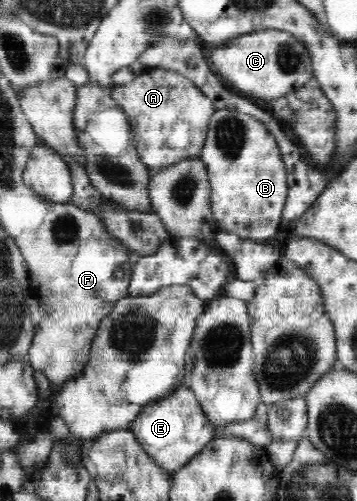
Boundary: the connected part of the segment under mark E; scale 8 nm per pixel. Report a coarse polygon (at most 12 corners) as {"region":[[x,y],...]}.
{"region":[[184,386],[129,430],[171,474],[217,436]]}

